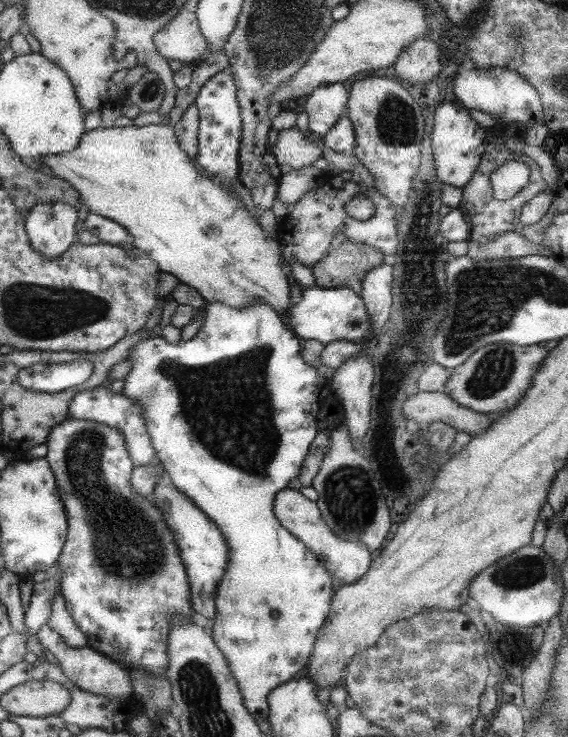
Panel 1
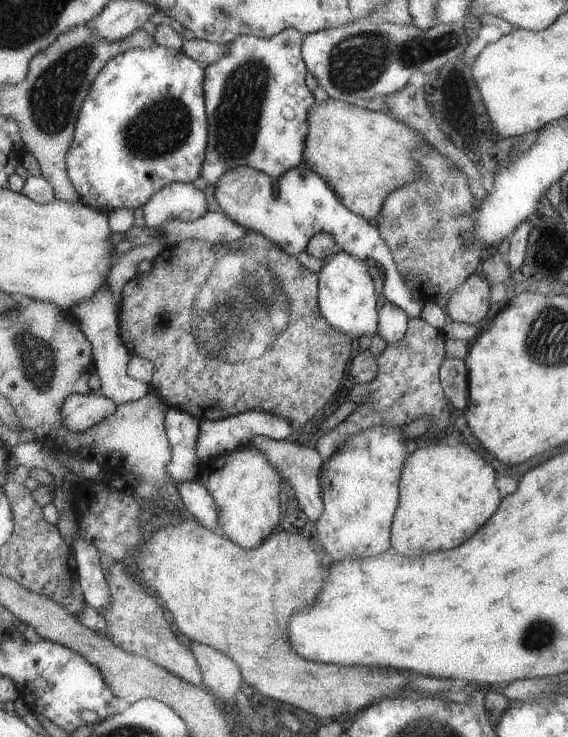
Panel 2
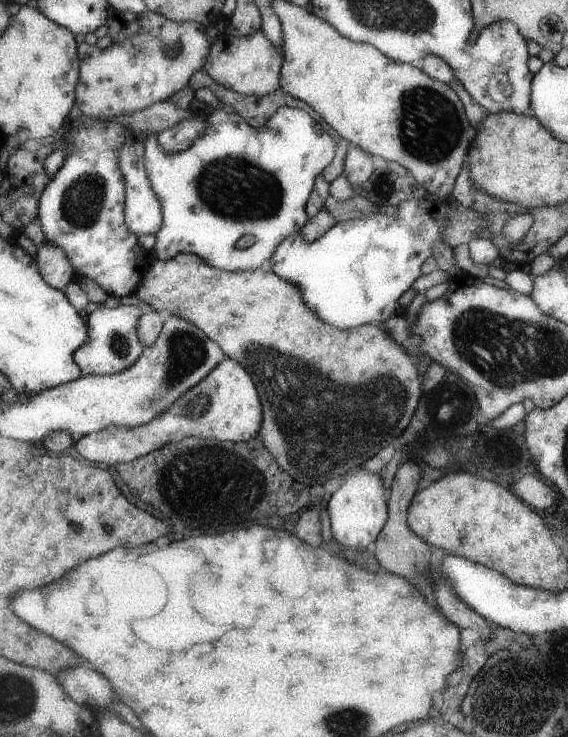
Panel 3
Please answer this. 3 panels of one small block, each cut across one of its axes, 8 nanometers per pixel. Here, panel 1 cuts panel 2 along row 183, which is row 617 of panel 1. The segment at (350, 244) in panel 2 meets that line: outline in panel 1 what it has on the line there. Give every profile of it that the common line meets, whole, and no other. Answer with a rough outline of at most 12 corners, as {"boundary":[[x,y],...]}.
{"boundary":[[263,302],[131,347],[122,392],[221,530],[244,706],[301,675],[337,584],[272,512],[329,381]]}

